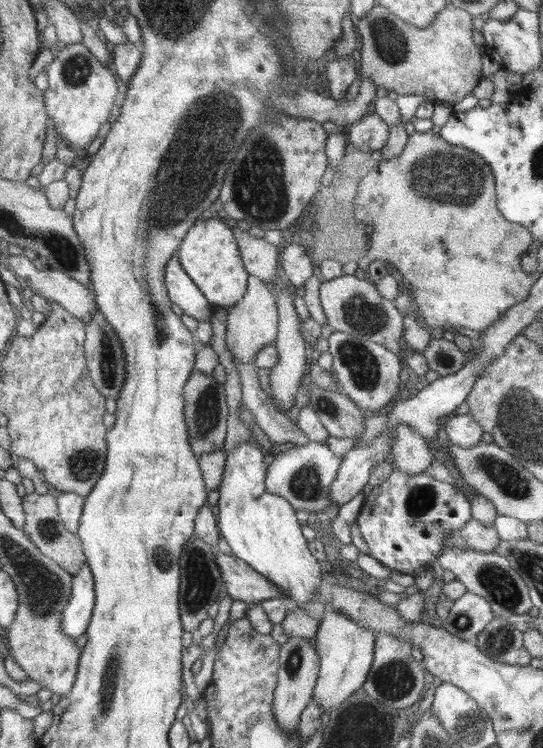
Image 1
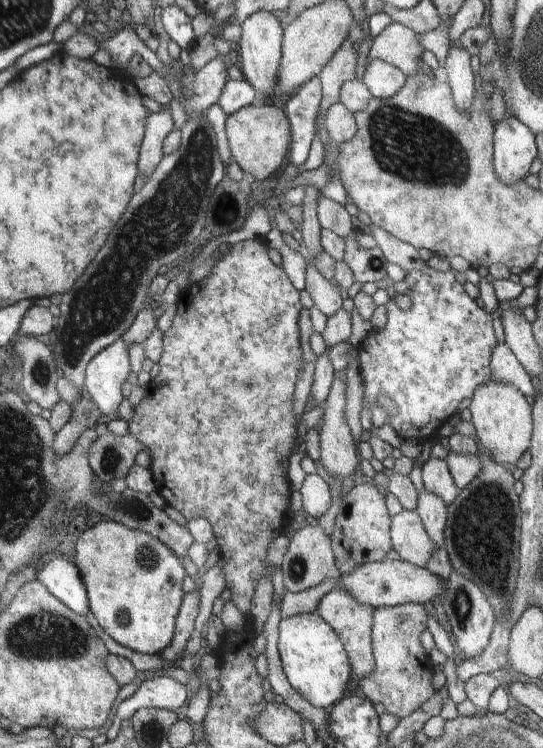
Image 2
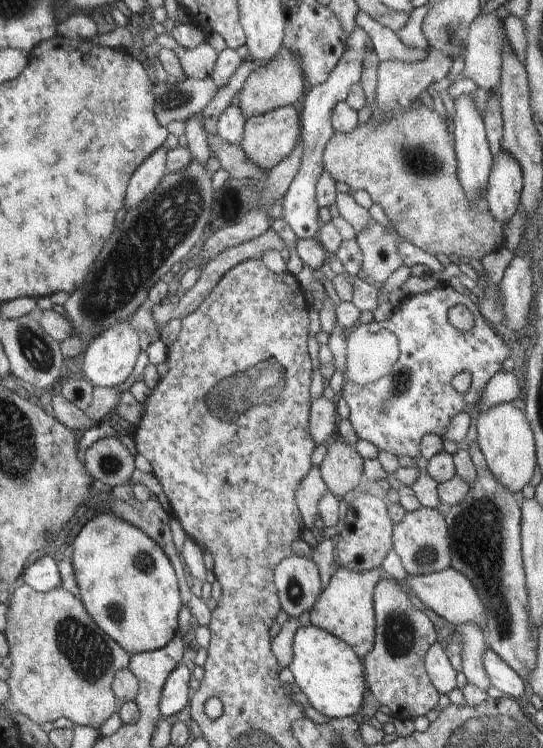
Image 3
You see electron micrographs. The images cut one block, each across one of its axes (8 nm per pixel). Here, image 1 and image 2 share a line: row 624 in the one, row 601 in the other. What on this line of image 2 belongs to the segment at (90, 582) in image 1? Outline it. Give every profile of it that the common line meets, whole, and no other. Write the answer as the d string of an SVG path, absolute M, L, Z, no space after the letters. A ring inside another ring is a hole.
M61 556L51 561L46 559L39 566L36 579L68 608L86 618L89 610L87 590L75 564Z

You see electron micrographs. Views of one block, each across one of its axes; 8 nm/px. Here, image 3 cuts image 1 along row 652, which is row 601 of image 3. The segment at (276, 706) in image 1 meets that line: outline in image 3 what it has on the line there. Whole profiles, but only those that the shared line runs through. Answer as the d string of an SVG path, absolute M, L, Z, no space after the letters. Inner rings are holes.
M296 555L285 558L274 571L281 609L298 618L311 611L323 591L320 572L312 558Z

